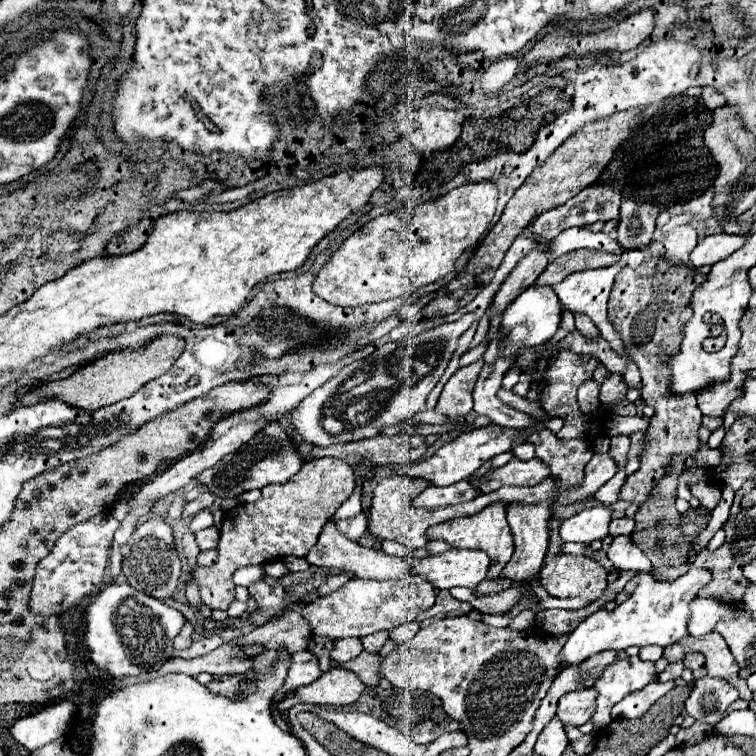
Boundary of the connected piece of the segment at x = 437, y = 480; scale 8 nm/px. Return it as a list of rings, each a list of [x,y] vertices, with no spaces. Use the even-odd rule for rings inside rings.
[[[533,418],[533,424],[523,428],[523,430],[517,430],[517,428],[505,428],[505,426],[499,426],[499,424],[487,424],[483,428],[475,428],[475,430],[469,430],[469,432],[463,432],[459,434],[453,442],[441,446],[431,458],[423,460],[423,462],[417,462],[417,464],[411,464],[407,466],[407,476],[411,478],[427,478],[431,480],[431,484],[435,486],[449,486],[453,482],[459,482],[459,480],[465,480],[471,476],[471,472],[475,472],[481,464],[485,464],[491,456],[497,456],[497,454],[503,454],[503,452],[511,452],[511,448],[515,444],[521,444],[521,442],[527,442],[527,438],[545,428],[545,422],[543,420],[535,420]]]

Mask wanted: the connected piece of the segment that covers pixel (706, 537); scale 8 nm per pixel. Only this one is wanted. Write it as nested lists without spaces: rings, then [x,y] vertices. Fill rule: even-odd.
[[[725,486],[725,490],[723,490],[723,496],[721,496],[721,500],[719,500],[719,504],[715,506],[715,510],[713,510],[713,516],[711,516],[711,520],[709,520],[709,524],[707,524],[707,530],[699,536],[699,540],[697,540],[697,544],[693,546],[693,550],[695,552],[699,552],[703,546],[707,546],[707,542],[711,540],[711,536],[727,522],[727,516],[729,516],[729,508],[731,508],[731,504],[733,504],[733,496],[735,496],[735,492],[731,492],[731,488],[729,486]]]

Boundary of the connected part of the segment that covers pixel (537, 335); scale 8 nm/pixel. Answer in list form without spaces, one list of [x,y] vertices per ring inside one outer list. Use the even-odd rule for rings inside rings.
[[[551,288],[523,290],[523,294],[519,294],[503,312],[501,332],[505,336],[501,338],[501,354],[503,356],[517,356],[523,348],[535,348],[535,346],[549,342],[559,328],[561,312],[563,312],[563,306]]]

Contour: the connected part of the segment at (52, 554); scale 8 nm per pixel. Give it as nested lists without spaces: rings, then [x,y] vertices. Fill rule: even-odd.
[[[99,514],[81,524],[75,524],[63,536],[59,536],[55,546],[43,560],[39,560],[35,568],[35,578],[31,582],[29,594],[29,610],[41,618],[61,616],[75,608],[81,598],[97,594],[103,586],[109,548],[119,526],[121,522],[113,514]]]

